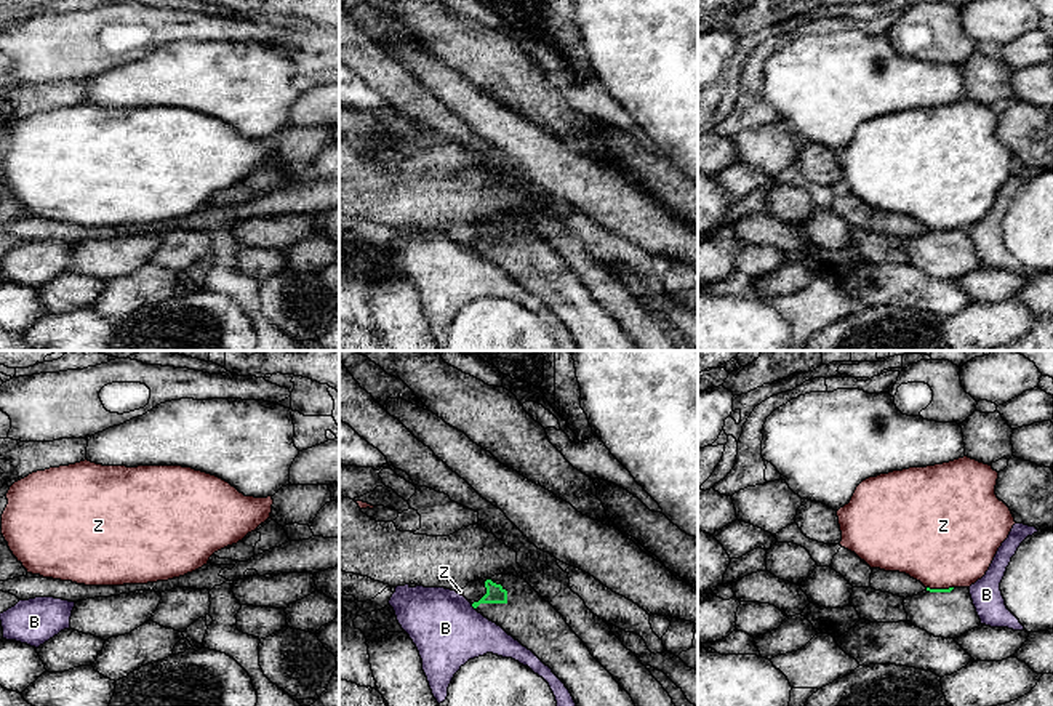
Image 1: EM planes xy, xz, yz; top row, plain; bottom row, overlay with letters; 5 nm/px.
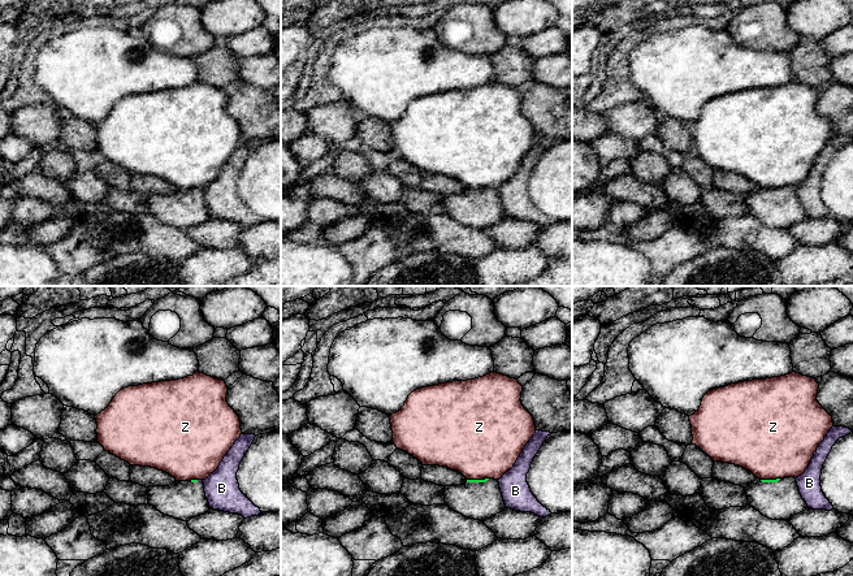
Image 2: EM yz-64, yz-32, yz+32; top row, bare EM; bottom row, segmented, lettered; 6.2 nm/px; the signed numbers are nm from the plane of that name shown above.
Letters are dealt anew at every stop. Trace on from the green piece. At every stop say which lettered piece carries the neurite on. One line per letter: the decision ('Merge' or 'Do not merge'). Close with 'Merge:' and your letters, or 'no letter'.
B: Do not merge
Z: Do not merge
Merge: no letter

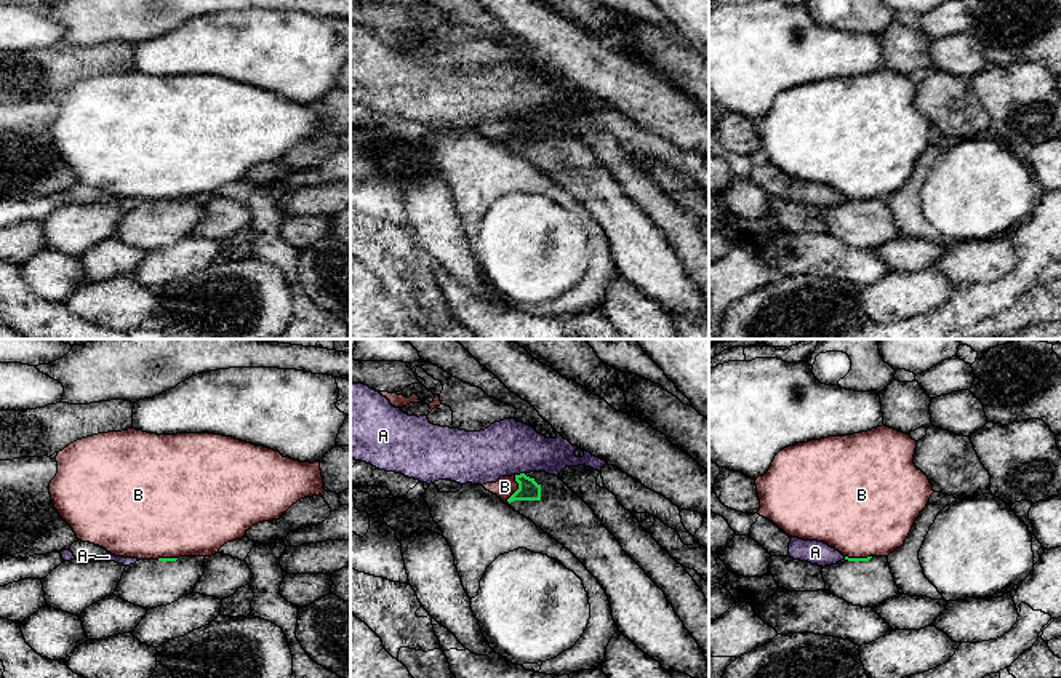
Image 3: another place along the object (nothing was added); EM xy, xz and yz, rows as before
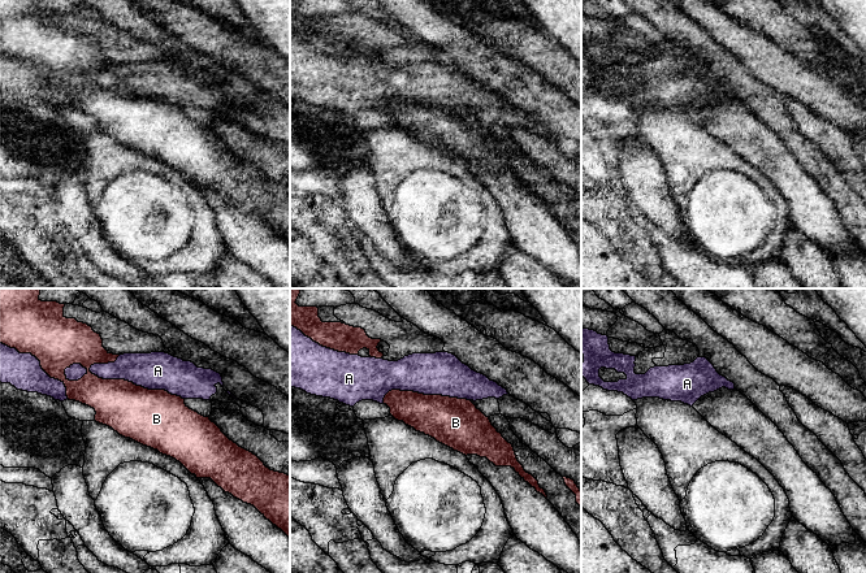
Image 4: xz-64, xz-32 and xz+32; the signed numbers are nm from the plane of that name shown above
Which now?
A: Do not merge
B: Do not merge
Merge: no letter

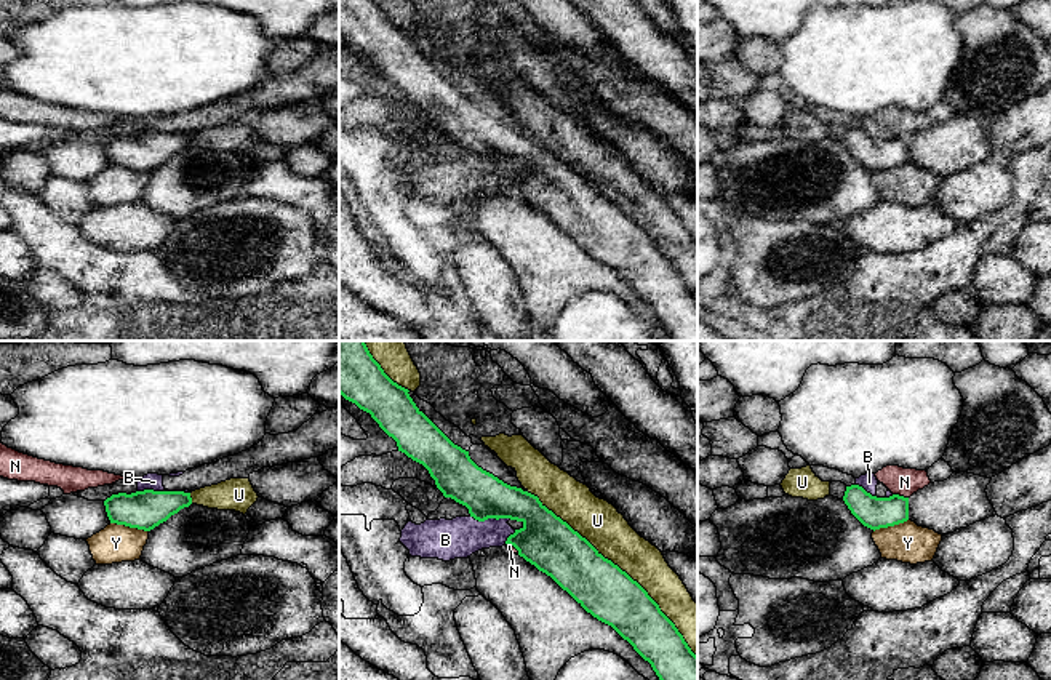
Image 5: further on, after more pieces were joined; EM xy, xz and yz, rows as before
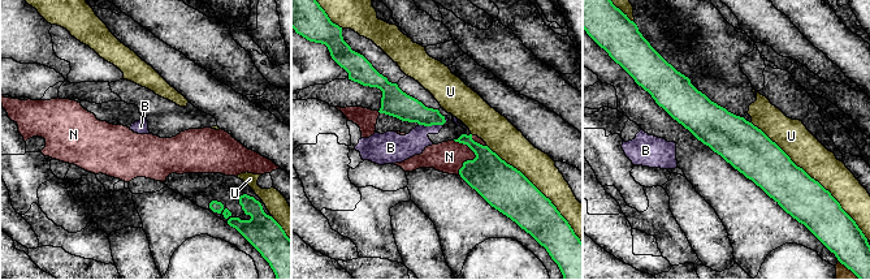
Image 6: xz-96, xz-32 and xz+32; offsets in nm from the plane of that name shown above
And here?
B: Do not merge
N: Do not merge
U: Do not merge
Y: Do not merge
Merge: no letter

